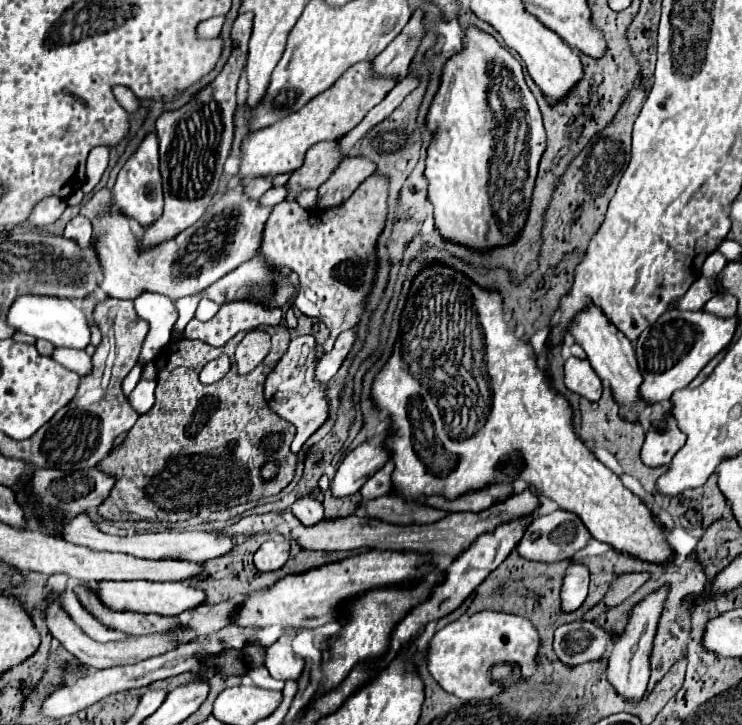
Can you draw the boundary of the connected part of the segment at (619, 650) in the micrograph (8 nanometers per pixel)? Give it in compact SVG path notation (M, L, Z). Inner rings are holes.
M660 586L652 594L644 596L630 612L628 624L624 632L618 636L614 642L612 652L608 654L608 666L606 666L606 678L612 682L612 686L618 690L618 694L626 696L628 700L636 702L644 696L648 678L650 678L650 656L652 656L652 646L654 646L654 636L656 636L656 626L664 608L664 602L668 598L668 586Z

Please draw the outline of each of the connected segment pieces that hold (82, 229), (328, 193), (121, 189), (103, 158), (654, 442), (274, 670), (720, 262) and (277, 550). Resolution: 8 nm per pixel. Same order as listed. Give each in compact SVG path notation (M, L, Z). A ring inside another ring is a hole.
M79 214L66 224L64 238L74 240L80 248L86 248L90 244L92 233L91 222Z
M344 158L332 176L318 188L318 204L314 210L340 206L340 202L350 198L360 182L374 174L374 168L376 166L372 166L372 162L366 158Z
M148 132L136 152L126 160L122 170L118 172L114 184L114 200L118 208L126 214L136 218L144 228L152 224L162 214L162 180L158 170L158 136L156 132Z
M96 146L88 154L88 164L86 164L86 182L82 186L84 194L90 194L92 188L100 182L102 172L106 170L108 164L108 148L106 146Z
M664 414L664 428L648 428L642 448L642 462L648 466L668 466L672 456L684 446L686 434L680 432L672 414Z
M290 634L280 636L272 646L268 646L266 668L276 680L296 680L304 668L304 660L294 654Z
M712 252L712 254L706 258L704 266L702 266L702 276L706 276L706 278L716 278L716 276L722 272L724 266L726 266L726 258L724 258L720 252Z
M268 540L264 542L256 554L254 554L254 564L258 570L262 572L270 572L270 570L278 570L286 564L288 560L288 552L290 552L290 544L288 542L274 542Z

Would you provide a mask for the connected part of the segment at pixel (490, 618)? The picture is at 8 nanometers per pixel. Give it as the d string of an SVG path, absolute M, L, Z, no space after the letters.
M484 610L472 616L462 616L436 632L428 650L428 670L448 694L462 700L484 700L500 692L500 686L490 678L492 666L510 662L520 664L522 676L530 676L536 668L536 652L538 632L526 618Z

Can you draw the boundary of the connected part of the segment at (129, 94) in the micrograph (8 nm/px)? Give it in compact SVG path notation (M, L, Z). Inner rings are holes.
M114 86L114 88L112 88L112 92L114 92L116 100L120 102L120 106L122 106L124 110L134 112L134 110L138 108L138 100L136 100L134 92L132 92L132 90L128 90L126 86Z

